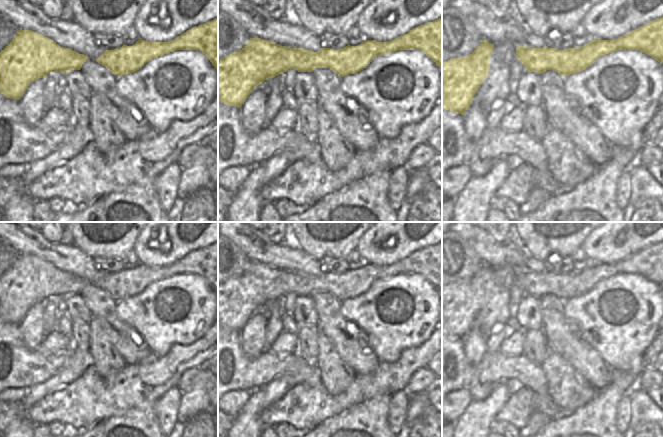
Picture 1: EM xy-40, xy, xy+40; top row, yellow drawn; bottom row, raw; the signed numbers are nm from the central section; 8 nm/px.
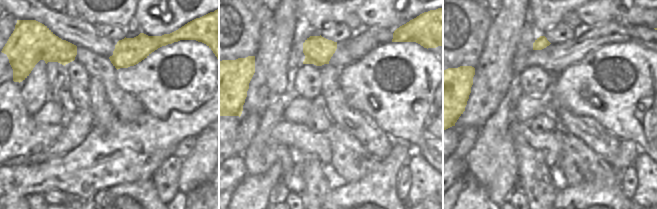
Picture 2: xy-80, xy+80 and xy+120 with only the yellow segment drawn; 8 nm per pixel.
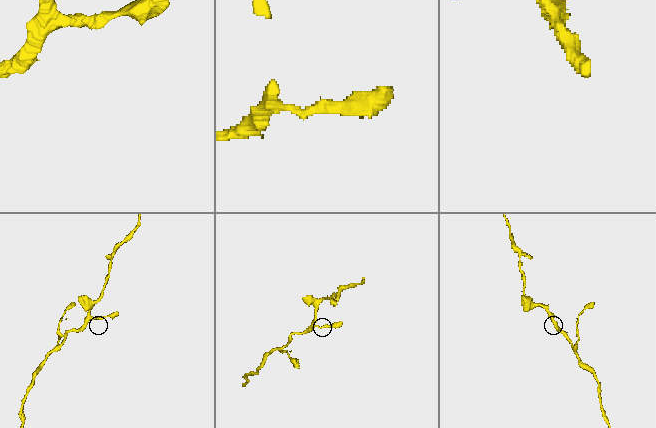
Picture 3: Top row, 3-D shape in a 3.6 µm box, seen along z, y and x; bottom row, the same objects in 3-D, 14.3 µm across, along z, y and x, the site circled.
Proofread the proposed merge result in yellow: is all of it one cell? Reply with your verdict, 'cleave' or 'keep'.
keep

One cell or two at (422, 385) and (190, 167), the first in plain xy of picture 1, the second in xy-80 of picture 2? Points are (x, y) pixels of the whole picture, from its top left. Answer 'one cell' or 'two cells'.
two cells

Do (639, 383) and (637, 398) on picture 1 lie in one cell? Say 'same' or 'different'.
different

